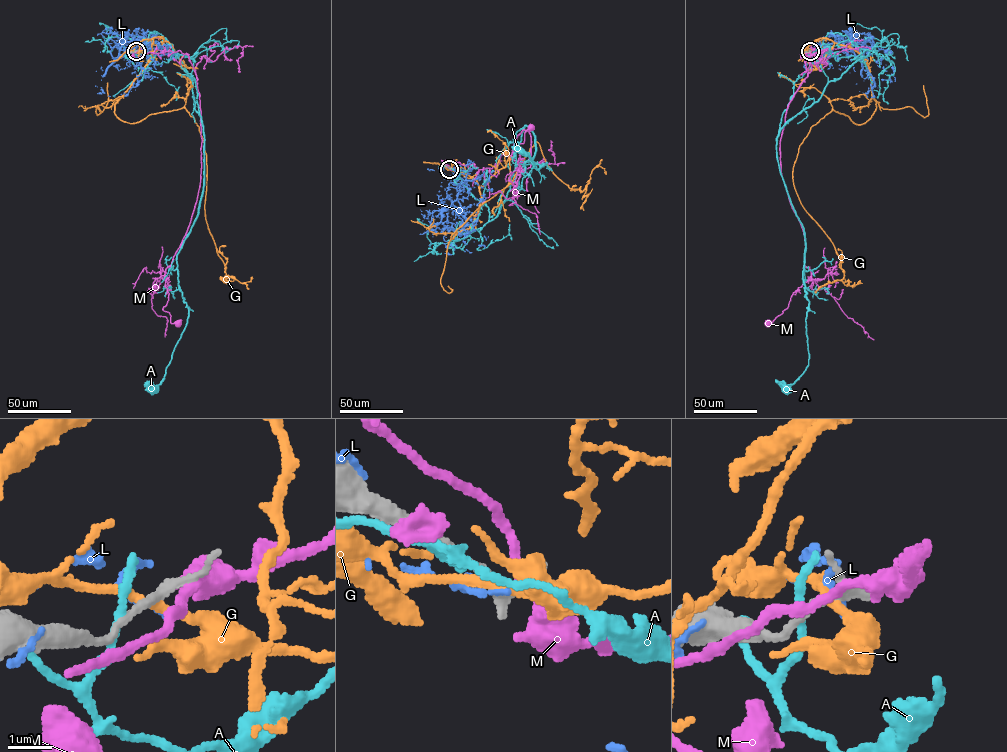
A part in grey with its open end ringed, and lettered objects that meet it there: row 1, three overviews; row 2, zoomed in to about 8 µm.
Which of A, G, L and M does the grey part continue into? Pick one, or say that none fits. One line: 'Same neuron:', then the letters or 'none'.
Same neuron: none

